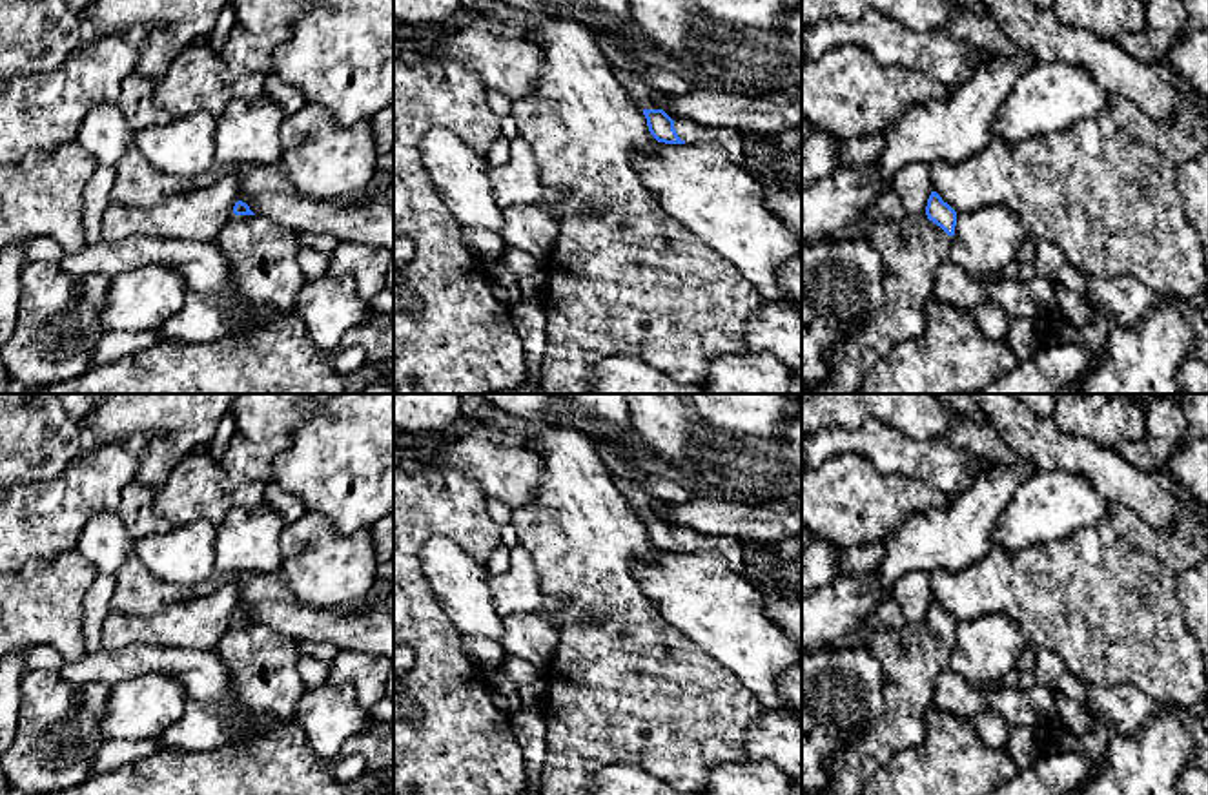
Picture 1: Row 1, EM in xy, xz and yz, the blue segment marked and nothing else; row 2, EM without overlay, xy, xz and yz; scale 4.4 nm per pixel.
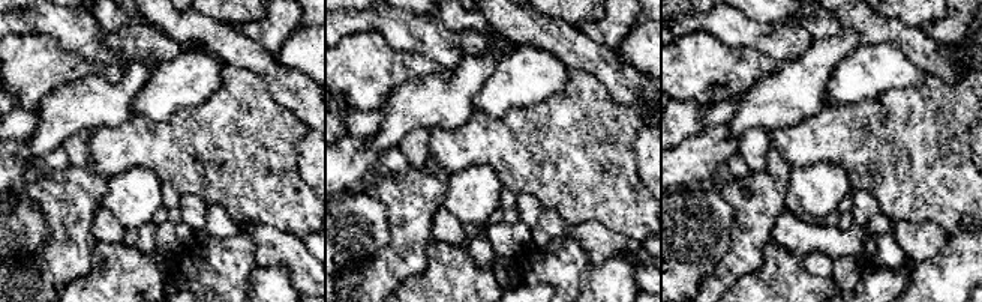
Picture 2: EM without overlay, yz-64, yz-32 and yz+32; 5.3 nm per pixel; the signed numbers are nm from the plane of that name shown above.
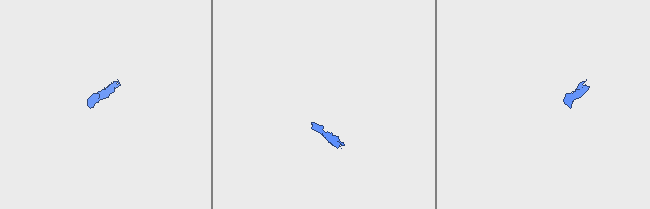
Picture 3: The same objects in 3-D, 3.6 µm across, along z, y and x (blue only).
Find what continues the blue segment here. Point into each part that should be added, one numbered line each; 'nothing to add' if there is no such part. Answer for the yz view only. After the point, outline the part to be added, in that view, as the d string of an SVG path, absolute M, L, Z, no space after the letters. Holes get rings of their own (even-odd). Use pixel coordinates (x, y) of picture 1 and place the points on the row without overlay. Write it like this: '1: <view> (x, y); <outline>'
1: yz (913, 657); M926 622L886 627L855 642L882 667L884 713L829 760L827 780L814 795L864 795L865 786L896 753L922 746L937 682L949 669L953 645Z

